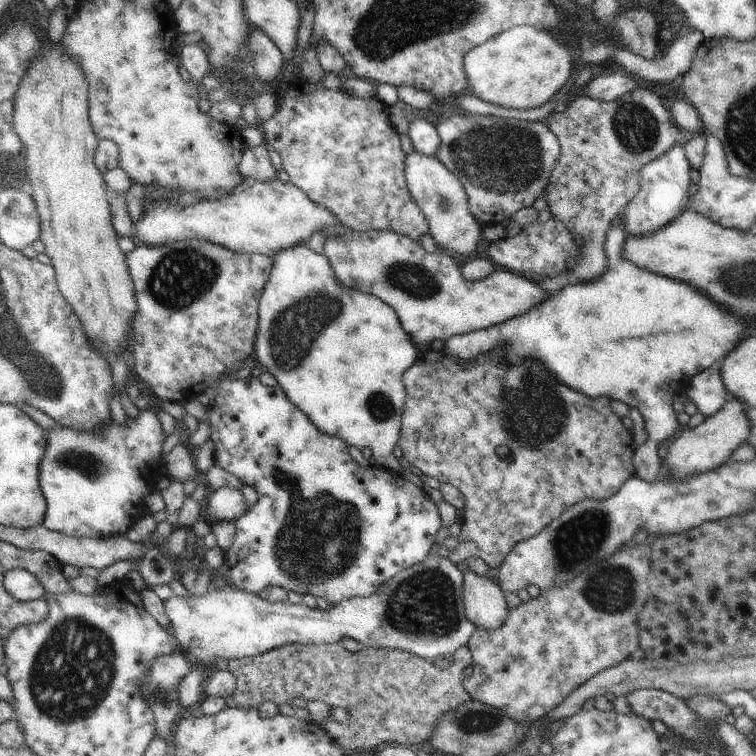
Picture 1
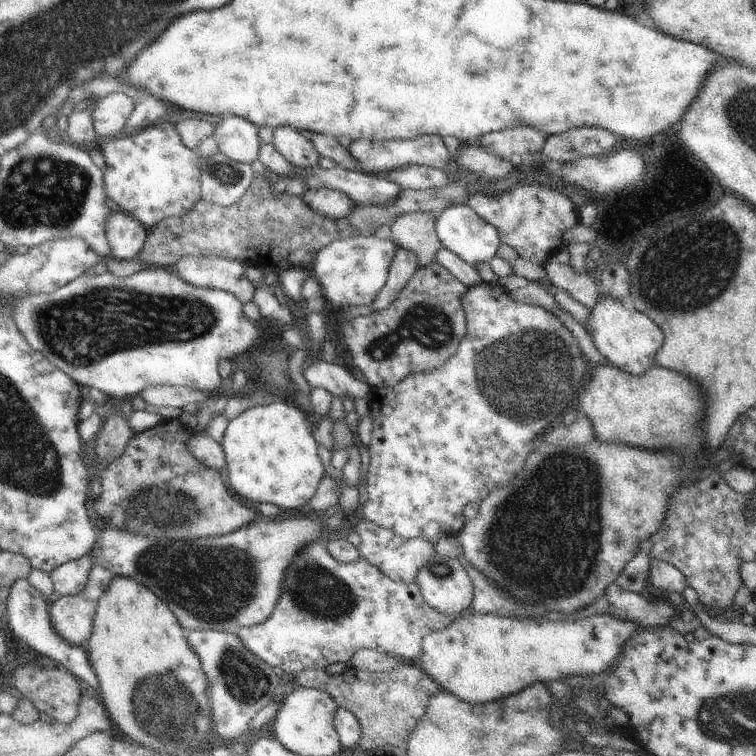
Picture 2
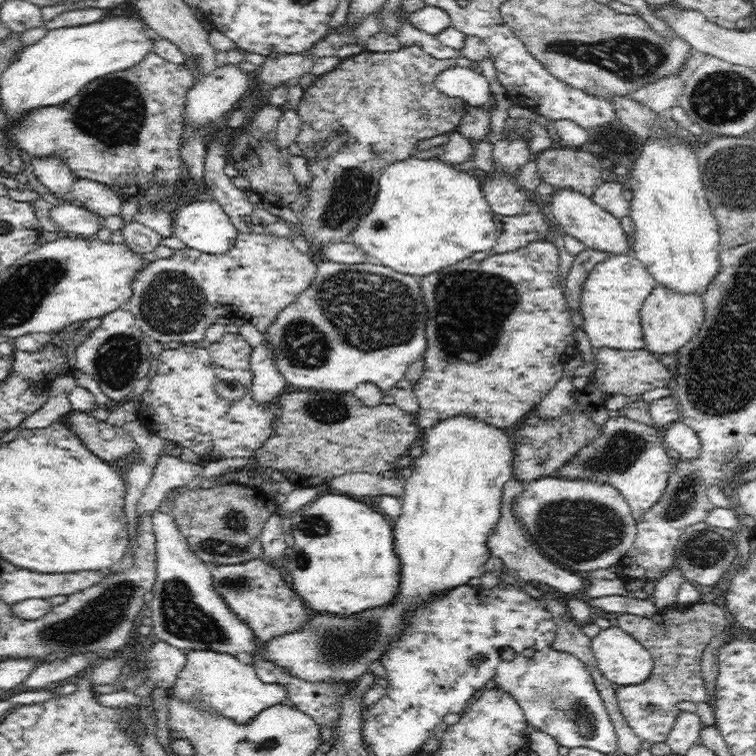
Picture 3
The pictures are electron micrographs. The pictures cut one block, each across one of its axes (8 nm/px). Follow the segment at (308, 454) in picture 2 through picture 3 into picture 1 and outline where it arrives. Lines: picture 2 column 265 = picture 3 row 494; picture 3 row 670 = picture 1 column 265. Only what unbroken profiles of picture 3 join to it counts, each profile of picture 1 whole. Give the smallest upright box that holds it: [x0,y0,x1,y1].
[255,243,421,473]

